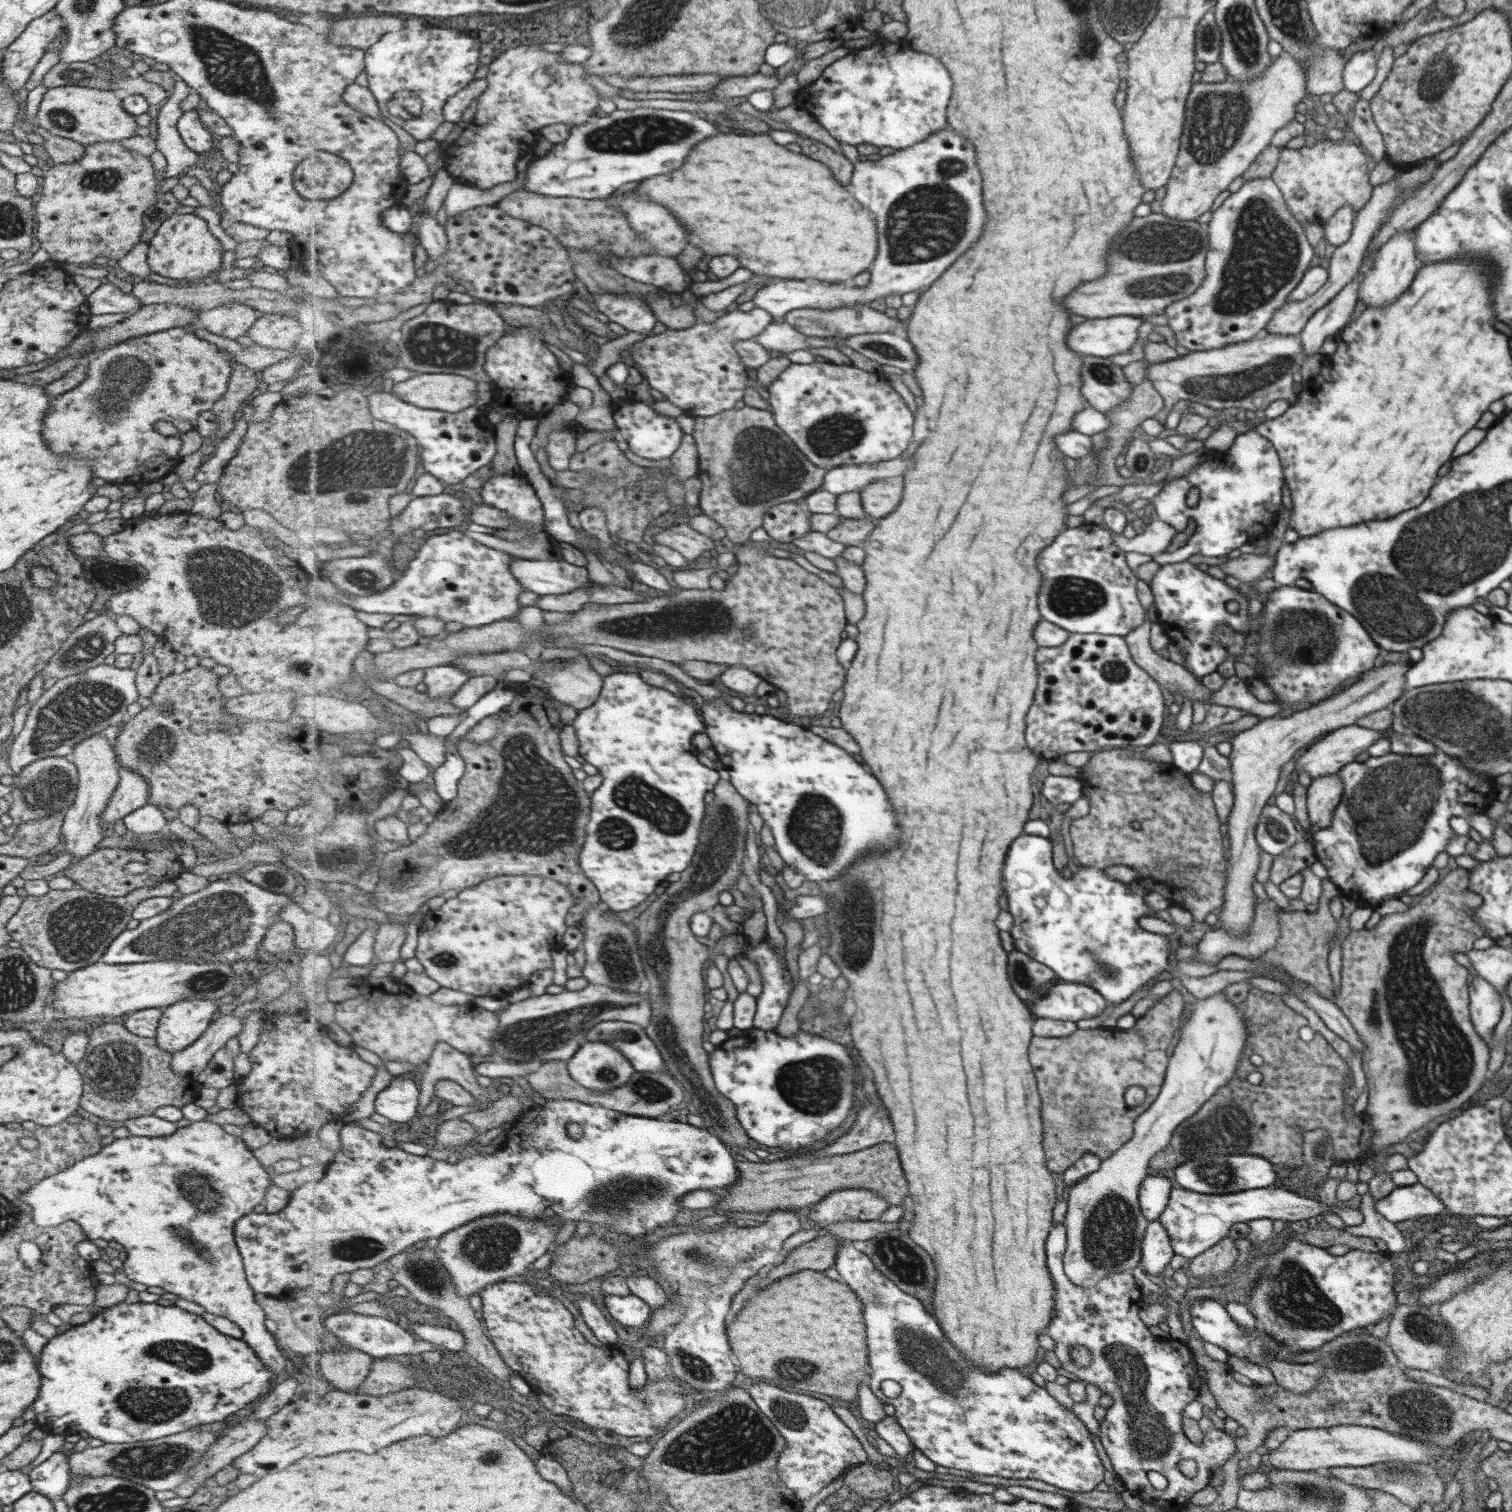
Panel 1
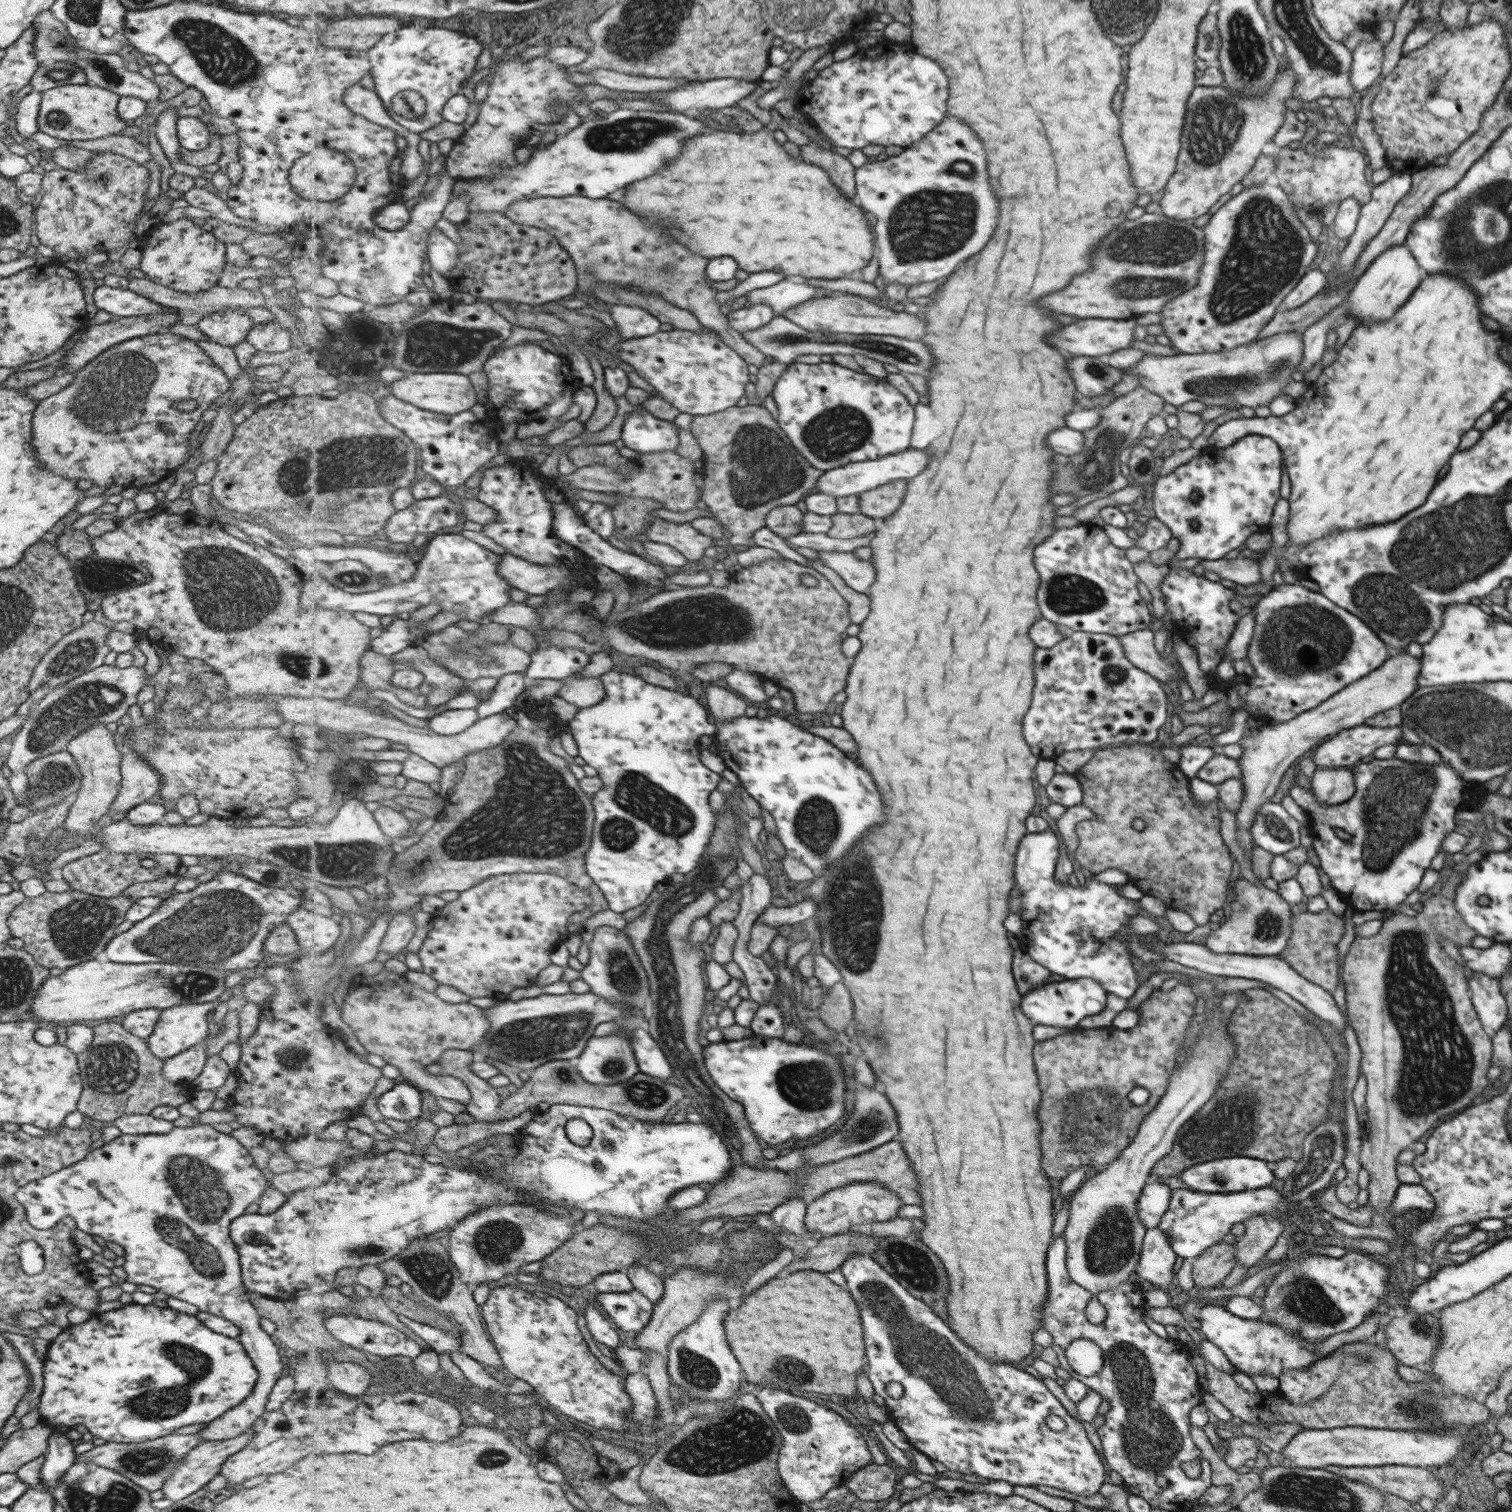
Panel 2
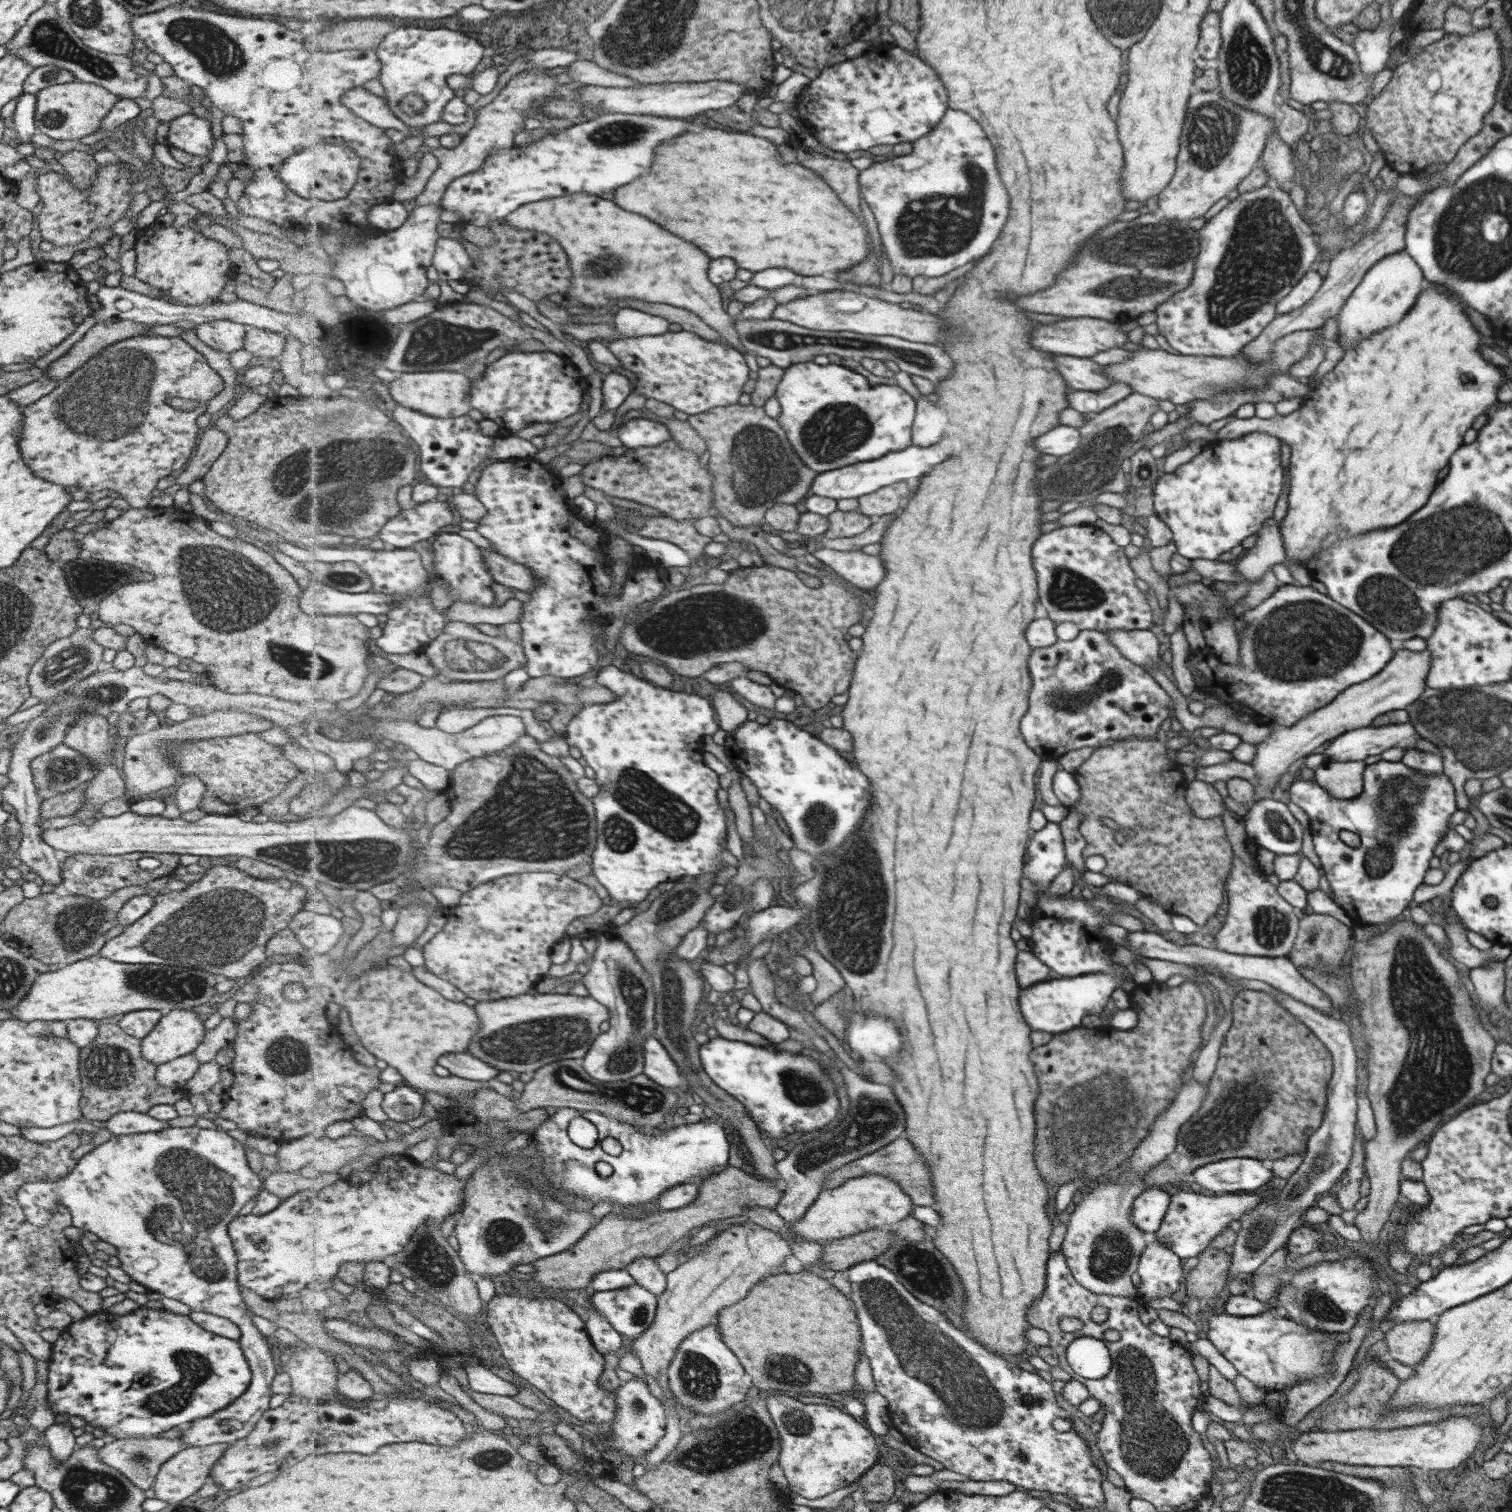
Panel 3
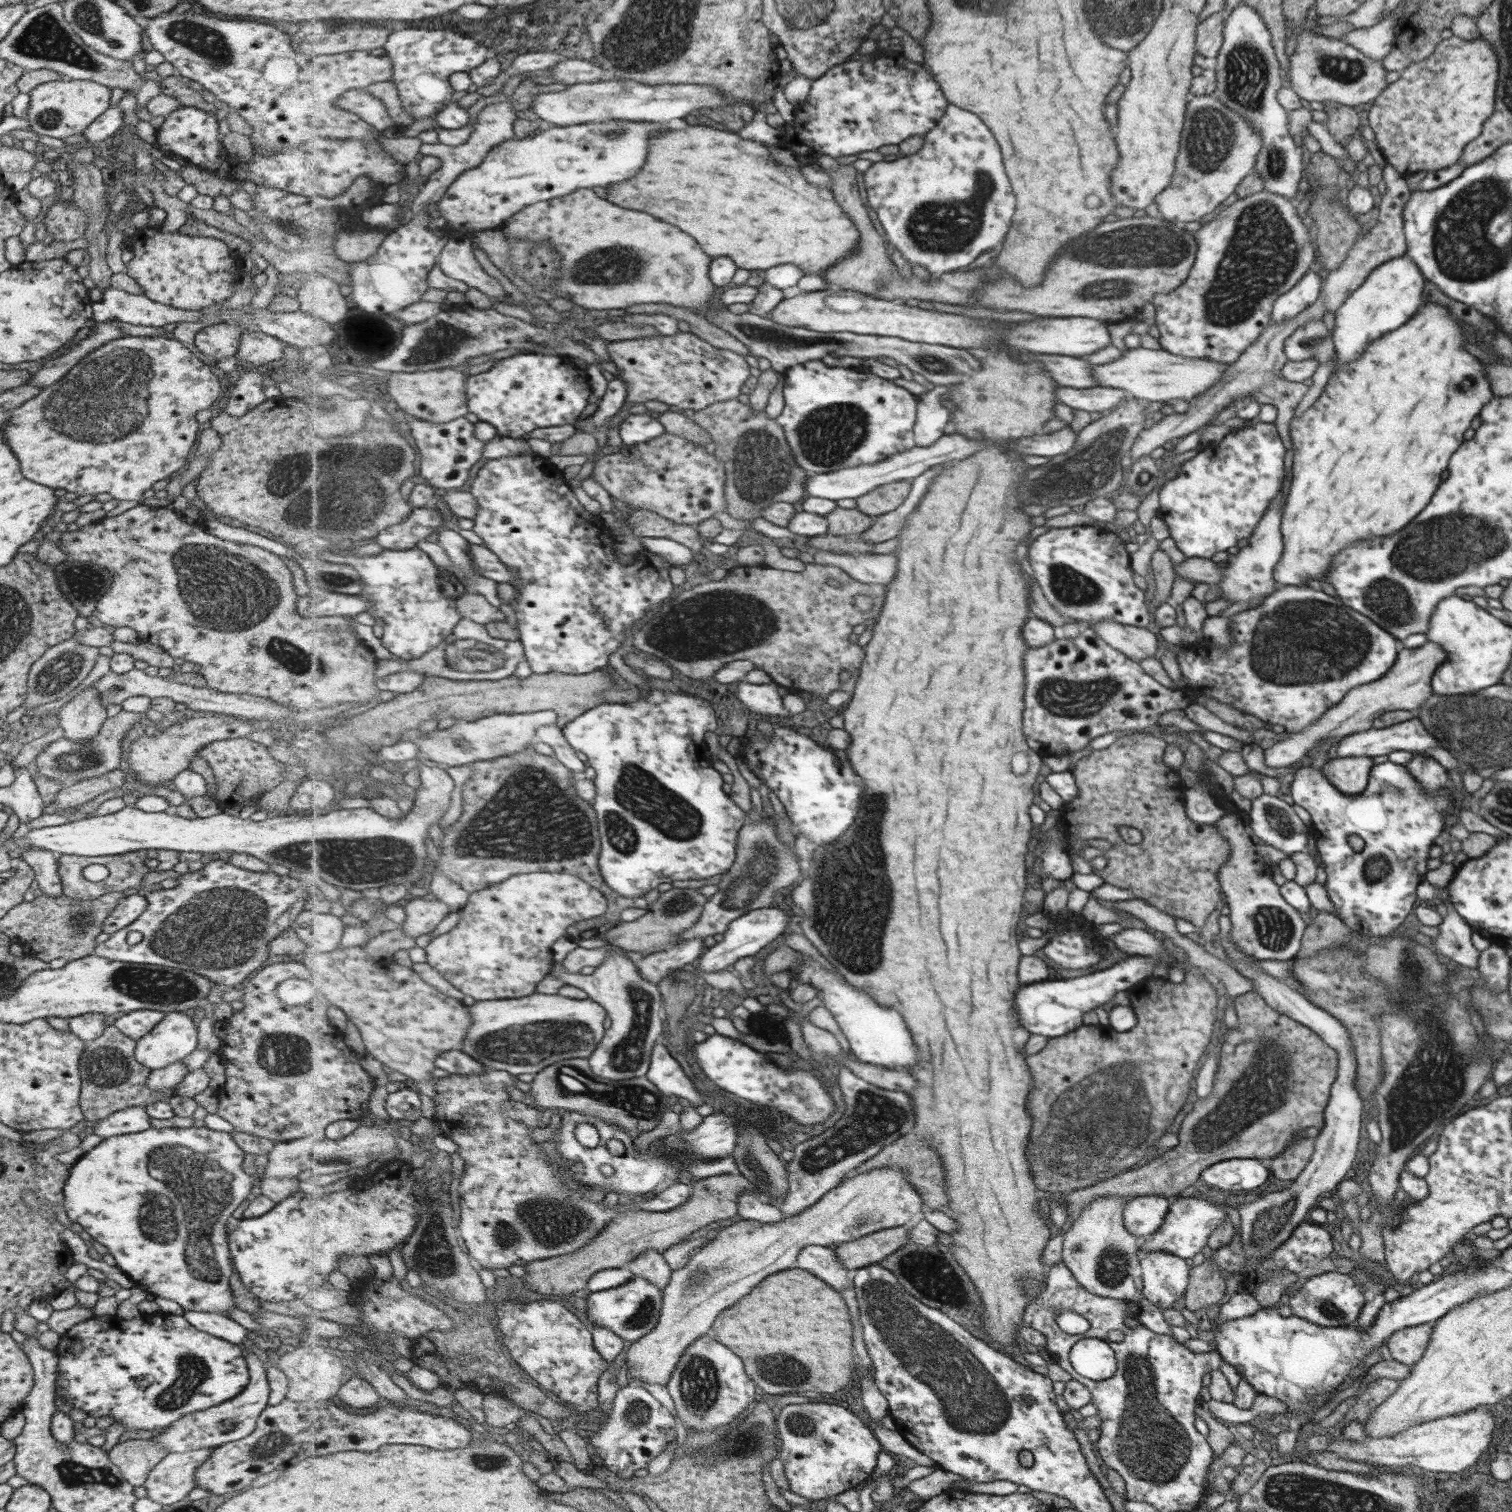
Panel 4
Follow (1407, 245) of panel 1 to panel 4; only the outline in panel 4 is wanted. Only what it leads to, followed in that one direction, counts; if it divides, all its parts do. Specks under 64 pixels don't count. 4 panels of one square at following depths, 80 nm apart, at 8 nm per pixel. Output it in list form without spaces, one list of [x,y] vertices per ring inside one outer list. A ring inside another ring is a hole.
[[[1408,256],[1392,258],[1375,268],[1365,283],[1357,288],[1341,308],[1335,310],[1333,343],[1337,354],[1336,369],[1355,362],[1365,354],[1367,347],[1382,334],[1396,331],[1409,322],[1419,311],[1422,304],[1424,278],[1416,263]]]

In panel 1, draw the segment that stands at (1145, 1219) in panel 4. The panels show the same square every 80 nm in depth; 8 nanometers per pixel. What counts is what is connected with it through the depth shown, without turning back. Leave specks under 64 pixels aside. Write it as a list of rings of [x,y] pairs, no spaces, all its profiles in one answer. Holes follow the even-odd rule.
[[[1150,1175],[1140,1188],[1141,1211],[1150,1220],[1159,1219],[1168,1206],[1168,1196],[1172,1190],[1172,1182],[1161,1175]]]

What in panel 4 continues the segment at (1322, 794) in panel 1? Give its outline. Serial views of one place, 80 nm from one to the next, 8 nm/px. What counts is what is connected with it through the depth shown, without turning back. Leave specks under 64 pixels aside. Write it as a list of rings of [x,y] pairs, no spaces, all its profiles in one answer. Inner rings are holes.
[[[1371,756],[1336,757],[1325,763],[1320,770],[1325,772],[1331,784],[1343,793],[1352,795],[1366,788],[1374,765]]]

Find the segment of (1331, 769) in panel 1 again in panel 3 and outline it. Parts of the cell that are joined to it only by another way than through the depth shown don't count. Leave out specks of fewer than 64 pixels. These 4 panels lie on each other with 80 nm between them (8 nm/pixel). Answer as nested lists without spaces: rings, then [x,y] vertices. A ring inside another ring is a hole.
[[[1408,721],[1386,726],[1356,728],[1337,736],[1324,750],[1324,762],[1363,761],[1389,748],[1417,748],[1423,736]]]

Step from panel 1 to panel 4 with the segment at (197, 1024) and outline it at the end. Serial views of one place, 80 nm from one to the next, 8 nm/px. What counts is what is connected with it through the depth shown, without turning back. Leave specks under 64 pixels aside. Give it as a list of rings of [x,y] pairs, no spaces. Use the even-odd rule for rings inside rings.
[[[170,1012],[151,1031],[136,1041],[134,1059],[142,1067],[156,1070],[178,1061],[198,1047],[198,1028],[182,1012]]]

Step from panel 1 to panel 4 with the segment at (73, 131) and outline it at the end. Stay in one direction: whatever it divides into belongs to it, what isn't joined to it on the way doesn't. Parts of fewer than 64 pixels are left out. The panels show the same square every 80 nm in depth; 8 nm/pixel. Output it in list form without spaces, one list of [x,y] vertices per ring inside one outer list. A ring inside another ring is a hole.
[[[65,78],[40,84],[30,92],[30,105],[27,110],[30,129],[38,135],[57,139],[82,135],[84,130],[111,106],[111,95],[109,88],[98,82],[90,82],[90,80]]]

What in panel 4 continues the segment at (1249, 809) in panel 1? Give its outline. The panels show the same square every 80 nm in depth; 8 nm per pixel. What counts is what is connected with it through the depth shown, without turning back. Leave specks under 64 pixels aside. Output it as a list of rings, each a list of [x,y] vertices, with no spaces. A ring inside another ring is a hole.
[[[1427,641],[1418,648],[1402,649],[1393,668],[1382,679],[1366,684],[1366,688],[1353,688],[1354,692],[1351,690],[1337,706],[1332,707],[1329,712],[1325,712],[1325,716],[1321,716],[1317,722],[1306,726],[1302,732],[1286,732],[1289,737],[1266,748],[1266,764],[1270,768],[1291,766],[1306,756],[1308,750],[1312,750],[1316,746],[1316,742],[1320,742],[1324,738],[1332,740],[1332,738],[1370,730],[1373,727],[1373,720],[1386,712],[1402,709],[1416,712],[1420,707],[1425,706],[1427,700],[1433,696],[1434,673],[1447,658],[1449,658],[1449,652],[1441,644],[1432,641]]]

